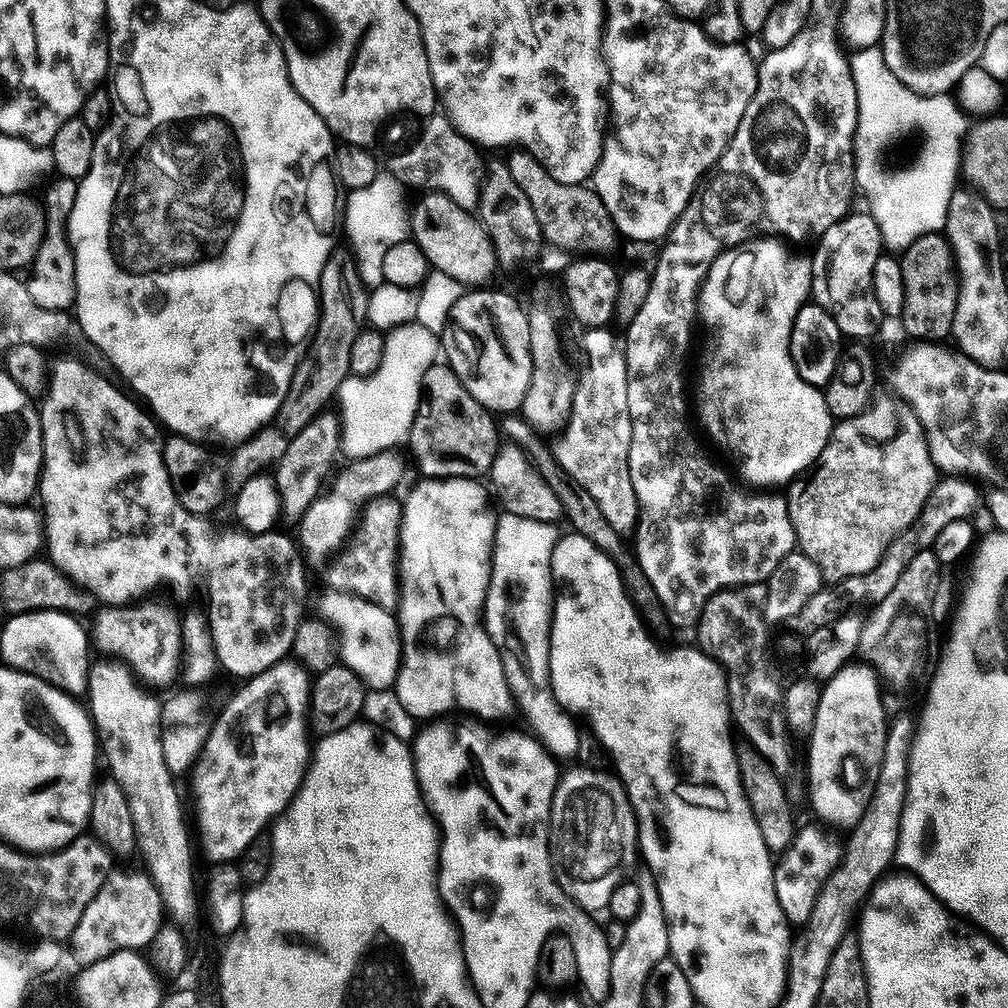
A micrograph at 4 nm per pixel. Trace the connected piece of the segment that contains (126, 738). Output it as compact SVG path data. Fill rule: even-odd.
M100 658L88 669L86 702L98 737L98 748L103 763L105 760L112 767L111 779L116 780L118 786L122 786L122 794L126 794L139 855L144 855L150 864L150 875L164 899L167 915L180 924L188 924L196 916L196 876L192 873L194 840L188 837L184 808L176 793L177 781L162 754L162 704L147 690L132 669L115 658Z

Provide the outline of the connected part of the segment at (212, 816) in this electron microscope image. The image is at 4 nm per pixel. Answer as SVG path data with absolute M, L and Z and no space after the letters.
M285 658L278 661L274 666L267 668L262 674L245 679L244 684L228 701L224 704L224 709L220 712L220 717L212 726L212 730L208 730L206 739L202 745L202 751L194 764L194 773L196 777L192 780L192 788L196 791L196 824L200 827L200 840L198 836L198 844L204 847L204 852L210 859L216 860L212 862L236 862L243 857L244 851L251 846L256 840L261 839L260 832L269 827L279 817L280 813L288 807L289 800L296 796L296 790L300 787L300 783L304 781L306 765L310 760L310 748L304 741L304 728L306 732L306 709L309 707L312 699L312 680L309 679L308 669L297 664L295 659Z

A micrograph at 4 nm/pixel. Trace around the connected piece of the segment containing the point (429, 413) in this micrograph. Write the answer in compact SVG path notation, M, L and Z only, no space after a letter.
M446 362L431 364L422 378L420 387L423 389L420 405L406 441L407 447L412 447L412 456L416 459L417 466L420 467L419 475L424 478L442 476L480 478L483 477L483 472L484 475L491 473L496 450L502 443L493 413L482 407L474 398L474 394L470 394L470 390L466 390L466 386L462 386L458 374L454 374L454 370Z

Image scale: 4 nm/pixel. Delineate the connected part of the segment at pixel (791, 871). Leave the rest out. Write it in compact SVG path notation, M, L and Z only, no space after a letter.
M808 824L799 829L791 847L785 851L775 865L776 896L787 917L789 925L807 925L816 906L816 900L825 891L826 885L831 881L834 873L842 864L842 848L828 832Z

